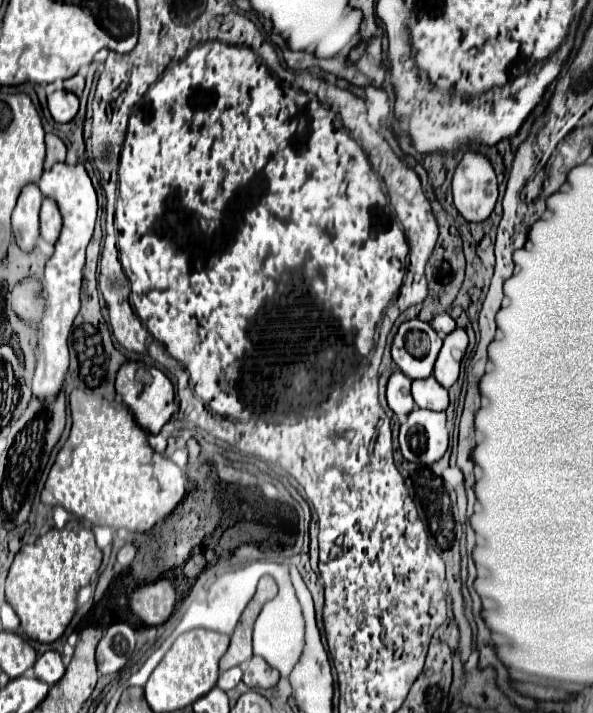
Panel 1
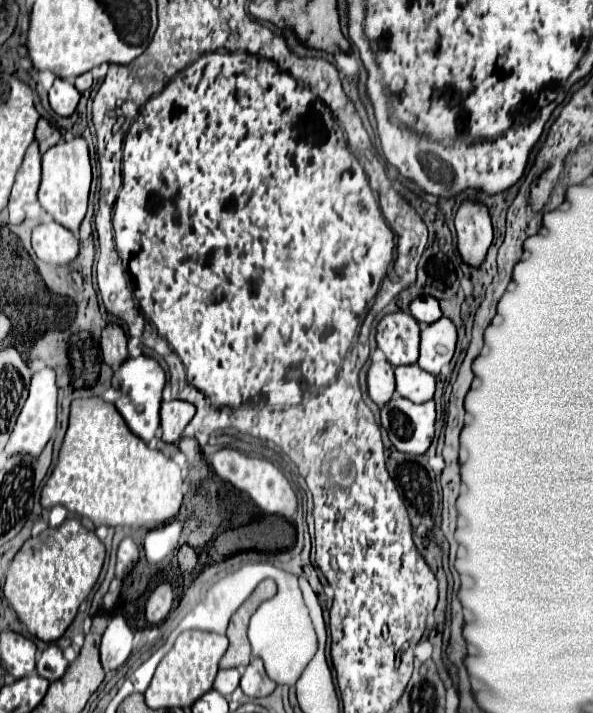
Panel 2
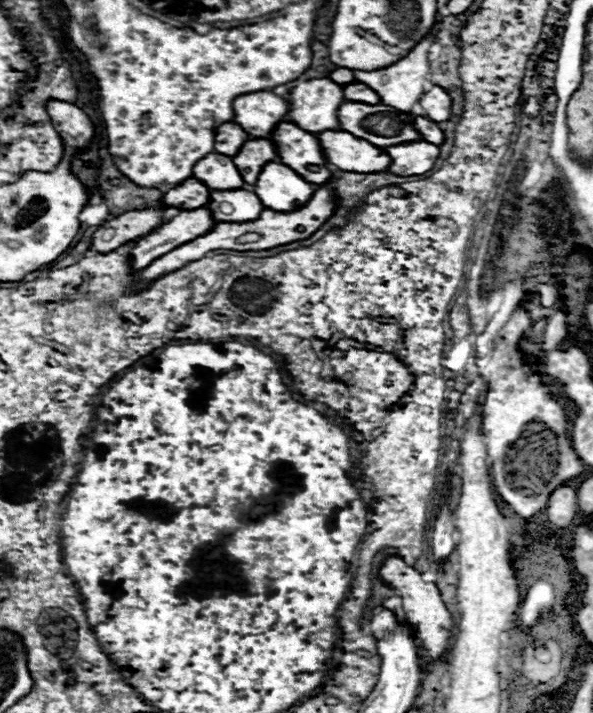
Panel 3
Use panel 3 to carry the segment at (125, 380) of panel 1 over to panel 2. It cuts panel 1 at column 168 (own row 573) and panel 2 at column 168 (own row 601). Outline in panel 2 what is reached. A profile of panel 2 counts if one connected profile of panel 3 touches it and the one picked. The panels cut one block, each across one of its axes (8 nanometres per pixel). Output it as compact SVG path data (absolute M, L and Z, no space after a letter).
M170 400L160 404L160 428L164 442L176 442L184 426L194 418L194 404L182 400Z

